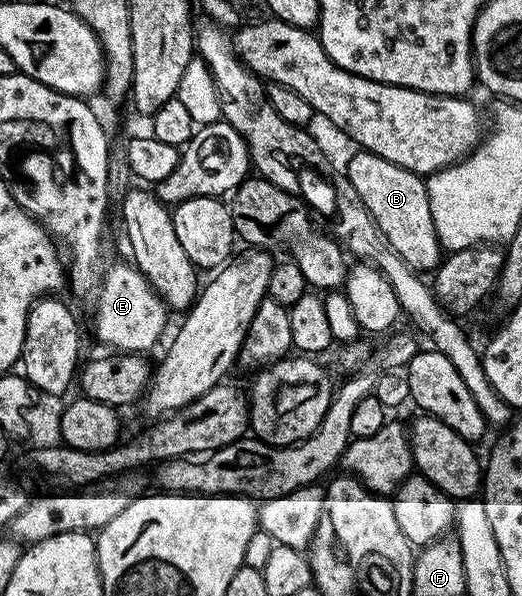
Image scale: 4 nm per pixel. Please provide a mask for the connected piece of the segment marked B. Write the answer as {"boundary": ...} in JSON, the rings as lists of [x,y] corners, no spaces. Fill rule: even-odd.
{"boundary":[[[359,149],[354,153],[358,154],[351,156],[344,178],[351,181],[352,187],[356,188],[361,202],[374,219],[387,245],[398,253],[401,260],[413,271],[437,271],[444,251],[438,242],[423,175],[413,174],[412,171],[400,168],[380,156],[369,154],[367,150]]]}

